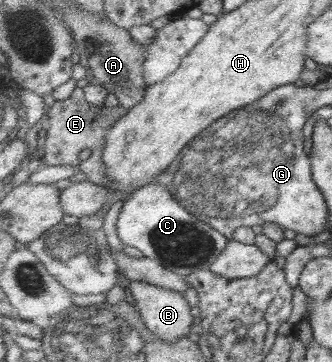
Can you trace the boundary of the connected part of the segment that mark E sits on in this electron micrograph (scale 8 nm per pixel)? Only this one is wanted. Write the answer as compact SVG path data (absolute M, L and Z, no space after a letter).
M76 88L66 100L55 101L49 108L48 118L50 127L45 141L45 164L55 166L75 166L86 178L105 188L110 186L110 180L105 173L103 154L106 147L106 138L114 124L121 120L129 110L124 106L107 107L91 105L85 102L83 88Z

